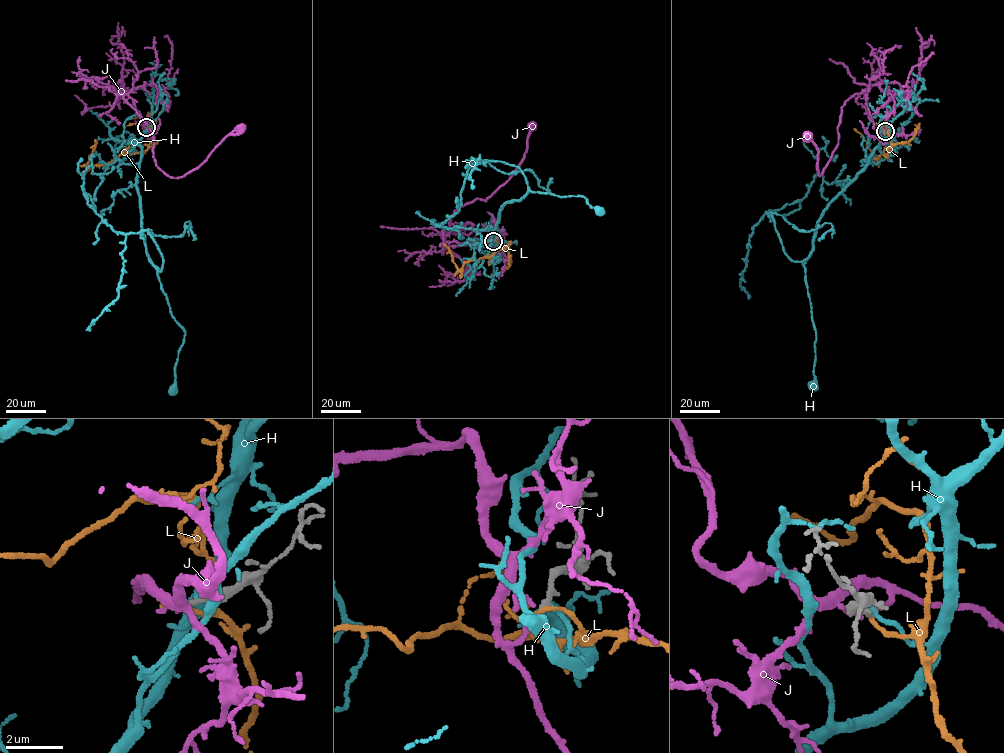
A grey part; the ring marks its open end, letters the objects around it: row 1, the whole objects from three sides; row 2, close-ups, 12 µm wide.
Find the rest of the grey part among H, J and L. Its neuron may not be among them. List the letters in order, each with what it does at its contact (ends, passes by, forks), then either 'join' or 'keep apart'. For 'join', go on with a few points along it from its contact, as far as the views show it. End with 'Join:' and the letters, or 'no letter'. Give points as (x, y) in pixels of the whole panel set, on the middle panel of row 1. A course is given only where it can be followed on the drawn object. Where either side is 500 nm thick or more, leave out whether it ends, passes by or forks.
H: it ends; keep apart
J: it ends; join; course (493, 242), (489, 229), (450, 231), (449, 222), (459, 206), (486, 200), (512, 175), (533, 126)
L: it ends; keep apart
Join: J

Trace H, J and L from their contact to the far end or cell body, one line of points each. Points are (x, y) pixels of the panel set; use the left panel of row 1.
H: (147, 127), (139, 142), (142, 153), (136, 177), (141, 228), (171, 315), (185, 332), (173, 390)
J: (146, 127), (149, 124), (134, 101), (122, 95), (152, 132), (157, 167), (171, 177), (180, 177), (241, 128)
L: (147, 127), (151, 130), (151, 141), (143, 153), (120, 154), (110, 162), (89, 166), (95, 140)

